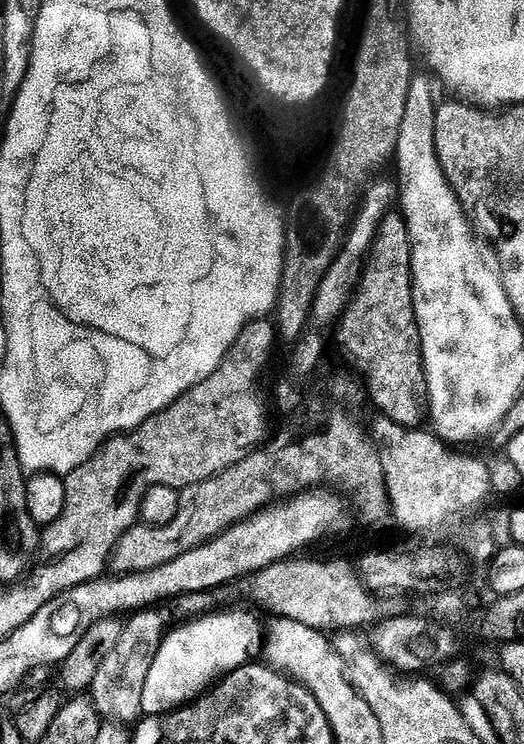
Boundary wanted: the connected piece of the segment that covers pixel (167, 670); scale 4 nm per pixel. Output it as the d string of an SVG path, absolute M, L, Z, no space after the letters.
M208 614L205 620L196 620L193 624L188 624L185 628L180 628L177 632L172 632L163 637L163 644L160 646L160 649L157 651L156 657L153 660L153 665L150 666L149 677L146 678L144 689L142 690L141 698L141 713L148 718L163 718L173 712L178 708L183 708L186 704L191 704L193 700L204 695L209 688L213 687L217 682L224 679L229 672L233 672L236 668L241 668L243 664L249 663L250 660L250 650L245 648L244 644L250 640L250 633L248 633L248 628L245 625L243 619L238 619L238 621L232 624L232 614L222 614L222 616L212 616L216 614Z

